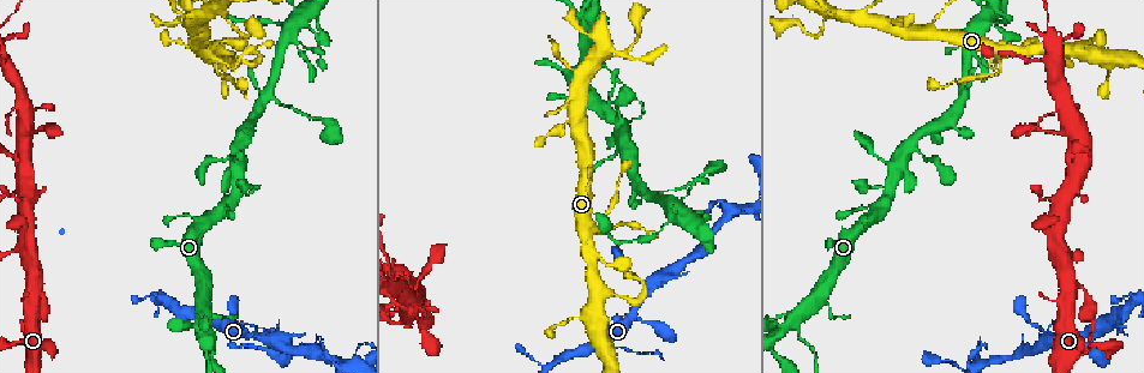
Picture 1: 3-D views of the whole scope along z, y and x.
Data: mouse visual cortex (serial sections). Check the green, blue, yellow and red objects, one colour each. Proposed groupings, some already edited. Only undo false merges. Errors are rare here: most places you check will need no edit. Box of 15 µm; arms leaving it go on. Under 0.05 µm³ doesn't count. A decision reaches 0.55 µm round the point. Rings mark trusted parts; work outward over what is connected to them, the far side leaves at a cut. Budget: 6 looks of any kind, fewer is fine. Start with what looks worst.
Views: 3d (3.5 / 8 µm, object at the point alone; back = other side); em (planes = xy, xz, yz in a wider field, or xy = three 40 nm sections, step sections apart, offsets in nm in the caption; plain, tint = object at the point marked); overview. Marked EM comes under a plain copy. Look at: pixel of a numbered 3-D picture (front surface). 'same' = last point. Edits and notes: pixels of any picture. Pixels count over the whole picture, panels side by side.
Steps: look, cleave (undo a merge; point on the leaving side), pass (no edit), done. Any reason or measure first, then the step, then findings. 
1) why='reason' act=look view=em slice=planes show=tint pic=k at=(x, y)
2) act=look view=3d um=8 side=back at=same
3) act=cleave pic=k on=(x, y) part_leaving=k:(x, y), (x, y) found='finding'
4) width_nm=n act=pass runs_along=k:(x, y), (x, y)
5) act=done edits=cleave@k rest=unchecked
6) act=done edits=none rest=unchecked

why='arms run side by side' act=look view=3d um=3.5 side=back pic=1 at=(985, 25)

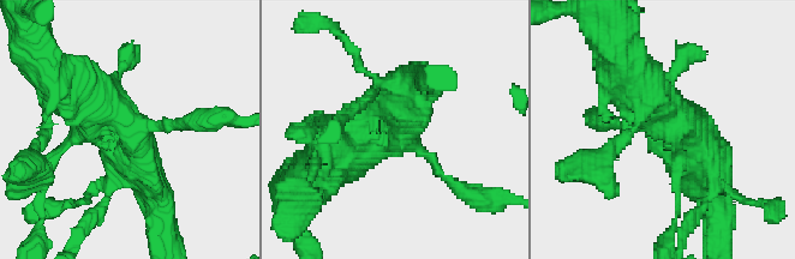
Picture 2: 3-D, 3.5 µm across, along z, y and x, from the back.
act=look view=em slice=xy step=2 show=tint pic=2 at=(404, 131)

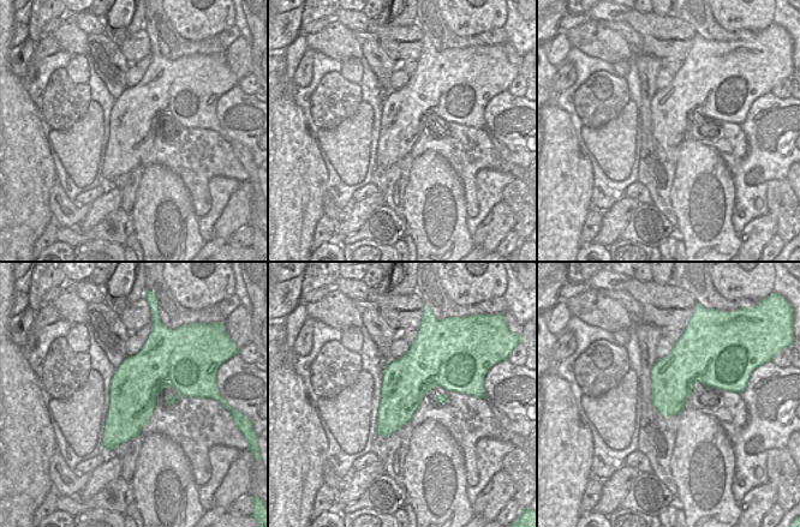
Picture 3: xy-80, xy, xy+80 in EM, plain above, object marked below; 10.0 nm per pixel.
why='another direction' act=look view=em slice=planes show=tint at=same

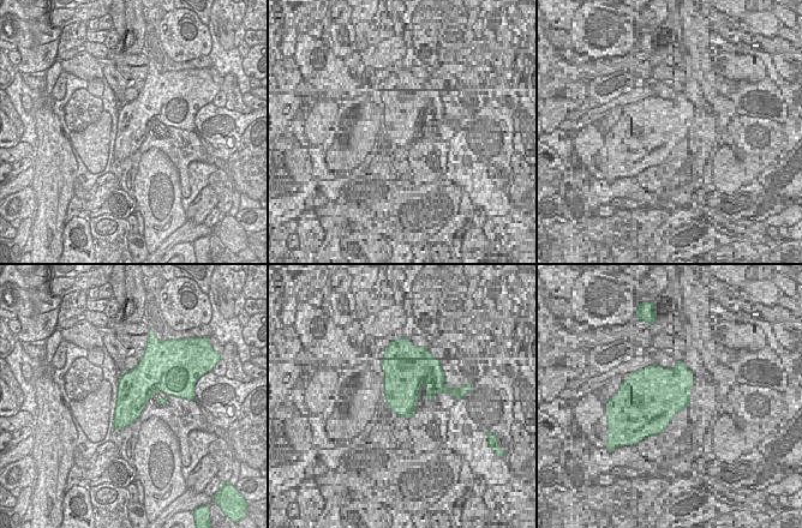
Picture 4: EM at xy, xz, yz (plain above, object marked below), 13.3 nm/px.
act=pass runs_along=2:(156, 209), (123, 127), (79, 102) found='continuous, no second cell'

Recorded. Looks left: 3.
why='narrows sharply' act=look view=3d um=3.5 pic=1 at=(288, 105)

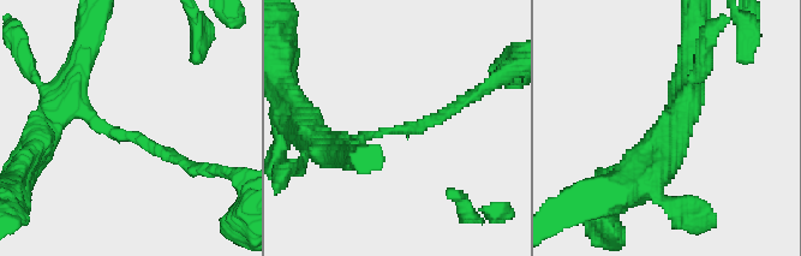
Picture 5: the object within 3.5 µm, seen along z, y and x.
arm_widths_nm=150,300 why='now the EM' act=look view=em slice=xy step=3 show=tint pic=5 at=(124, 132)

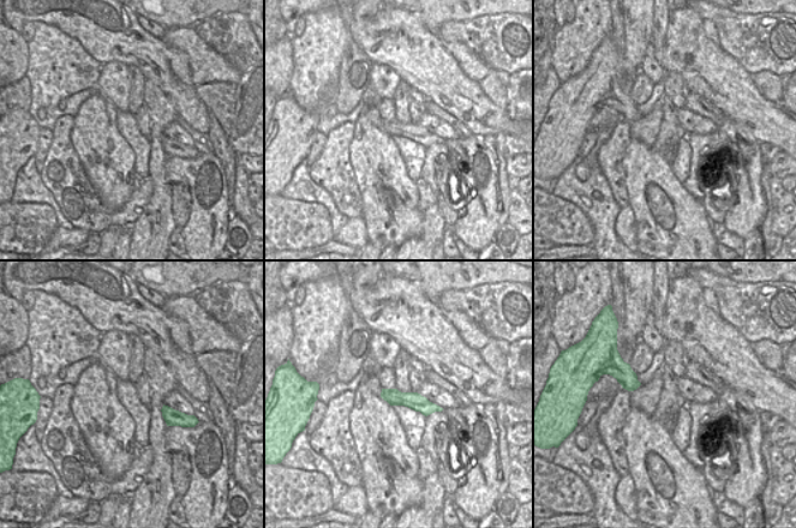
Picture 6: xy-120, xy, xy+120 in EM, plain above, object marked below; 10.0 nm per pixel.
act=pass runs_along=5:(53, 112), (76, 108), (190, 167) found='all the same cell'

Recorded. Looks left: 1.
why='abrupt turn' act=look view=3d um=3.5 pic=1 at=(585, 162)

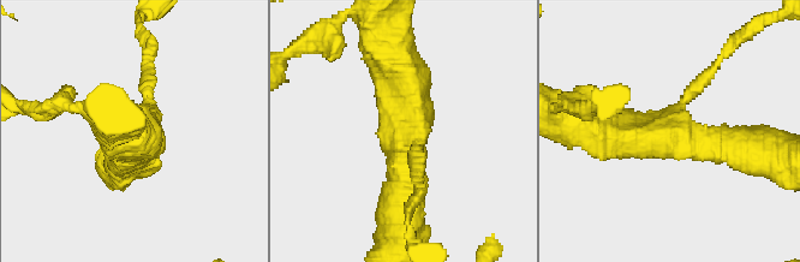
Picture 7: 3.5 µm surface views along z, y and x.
arms=3 act=pass runs_along=7:(756, 149), (626, 137), (602, 126) found='all the same cell'

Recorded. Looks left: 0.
act=done edits=none rest=unchecked

